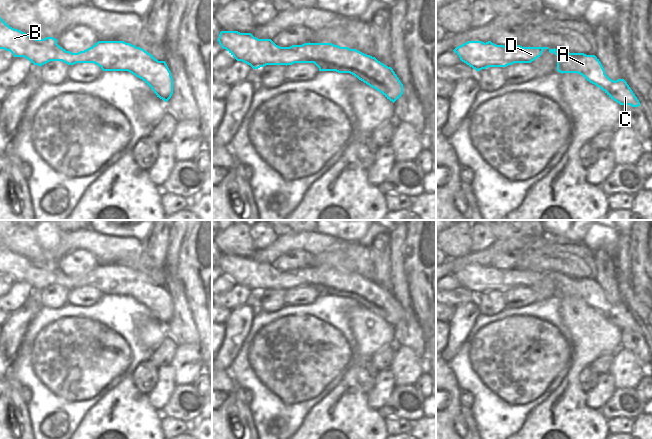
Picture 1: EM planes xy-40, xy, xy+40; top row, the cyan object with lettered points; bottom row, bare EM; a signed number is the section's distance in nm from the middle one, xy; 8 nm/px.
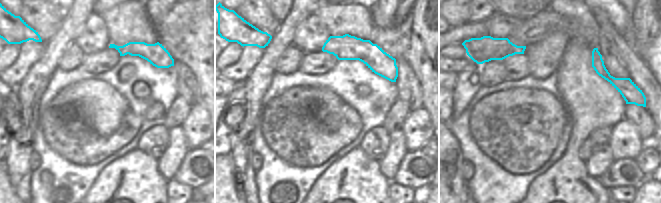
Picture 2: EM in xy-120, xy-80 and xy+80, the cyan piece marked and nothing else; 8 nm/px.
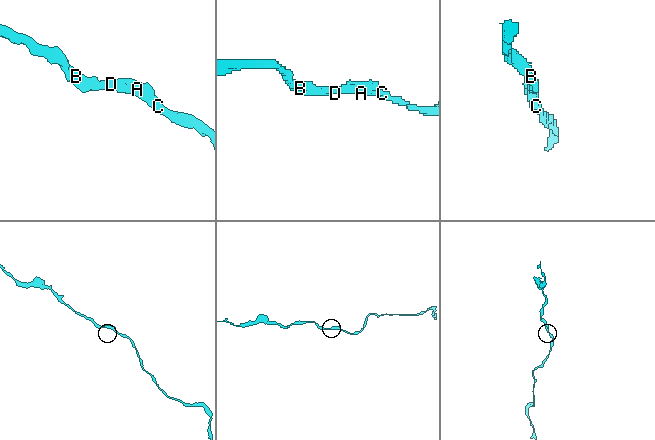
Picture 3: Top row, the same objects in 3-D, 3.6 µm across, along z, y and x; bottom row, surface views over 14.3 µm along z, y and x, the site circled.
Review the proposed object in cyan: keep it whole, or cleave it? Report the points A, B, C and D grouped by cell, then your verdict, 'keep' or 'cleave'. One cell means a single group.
A B C D; keep

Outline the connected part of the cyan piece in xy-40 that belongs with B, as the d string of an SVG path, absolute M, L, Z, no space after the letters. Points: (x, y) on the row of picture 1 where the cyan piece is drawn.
M0 18L0 49L10 51L14 57L24 57L34 65L42 66L50 61L62 61L68 65L94 63L103 71L128 71L142 79L159 97L167 102L173 94L173 78L165 61L158 61L153 55L140 47L124 41L98 41L92 47L72 53L57 44L57 39L46 37L36 39L18 29L10 27Z

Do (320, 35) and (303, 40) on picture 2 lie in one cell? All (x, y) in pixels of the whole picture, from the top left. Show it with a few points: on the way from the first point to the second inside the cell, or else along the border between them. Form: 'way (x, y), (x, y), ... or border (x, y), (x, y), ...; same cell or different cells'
way (316, 35), (307, 36); same cell

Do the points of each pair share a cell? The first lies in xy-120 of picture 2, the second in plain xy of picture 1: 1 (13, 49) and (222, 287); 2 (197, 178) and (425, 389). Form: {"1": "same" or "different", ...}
{"1": "same", "2": "different"}

